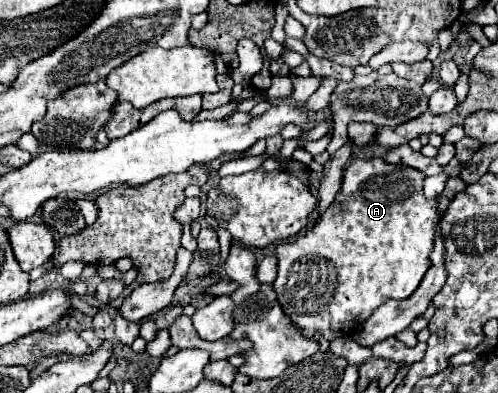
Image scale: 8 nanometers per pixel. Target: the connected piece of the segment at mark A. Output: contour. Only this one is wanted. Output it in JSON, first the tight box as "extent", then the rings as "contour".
{"extent":[274,159,466,341],"contour":[[[354,159],[344,169],[336,201],[318,217],[316,225],[306,233],[296,235],[296,239],[276,245],[278,277],[274,289],[284,313],[304,329],[304,333],[326,341],[352,335],[378,305],[388,299],[406,299],[416,291],[430,267],[430,251],[434,249],[434,233],[440,217],[438,201],[466,189],[466,183],[460,177],[450,177],[442,195],[426,199],[422,193],[424,177],[426,175],[418,169],[390,165],[384,159]]]}

